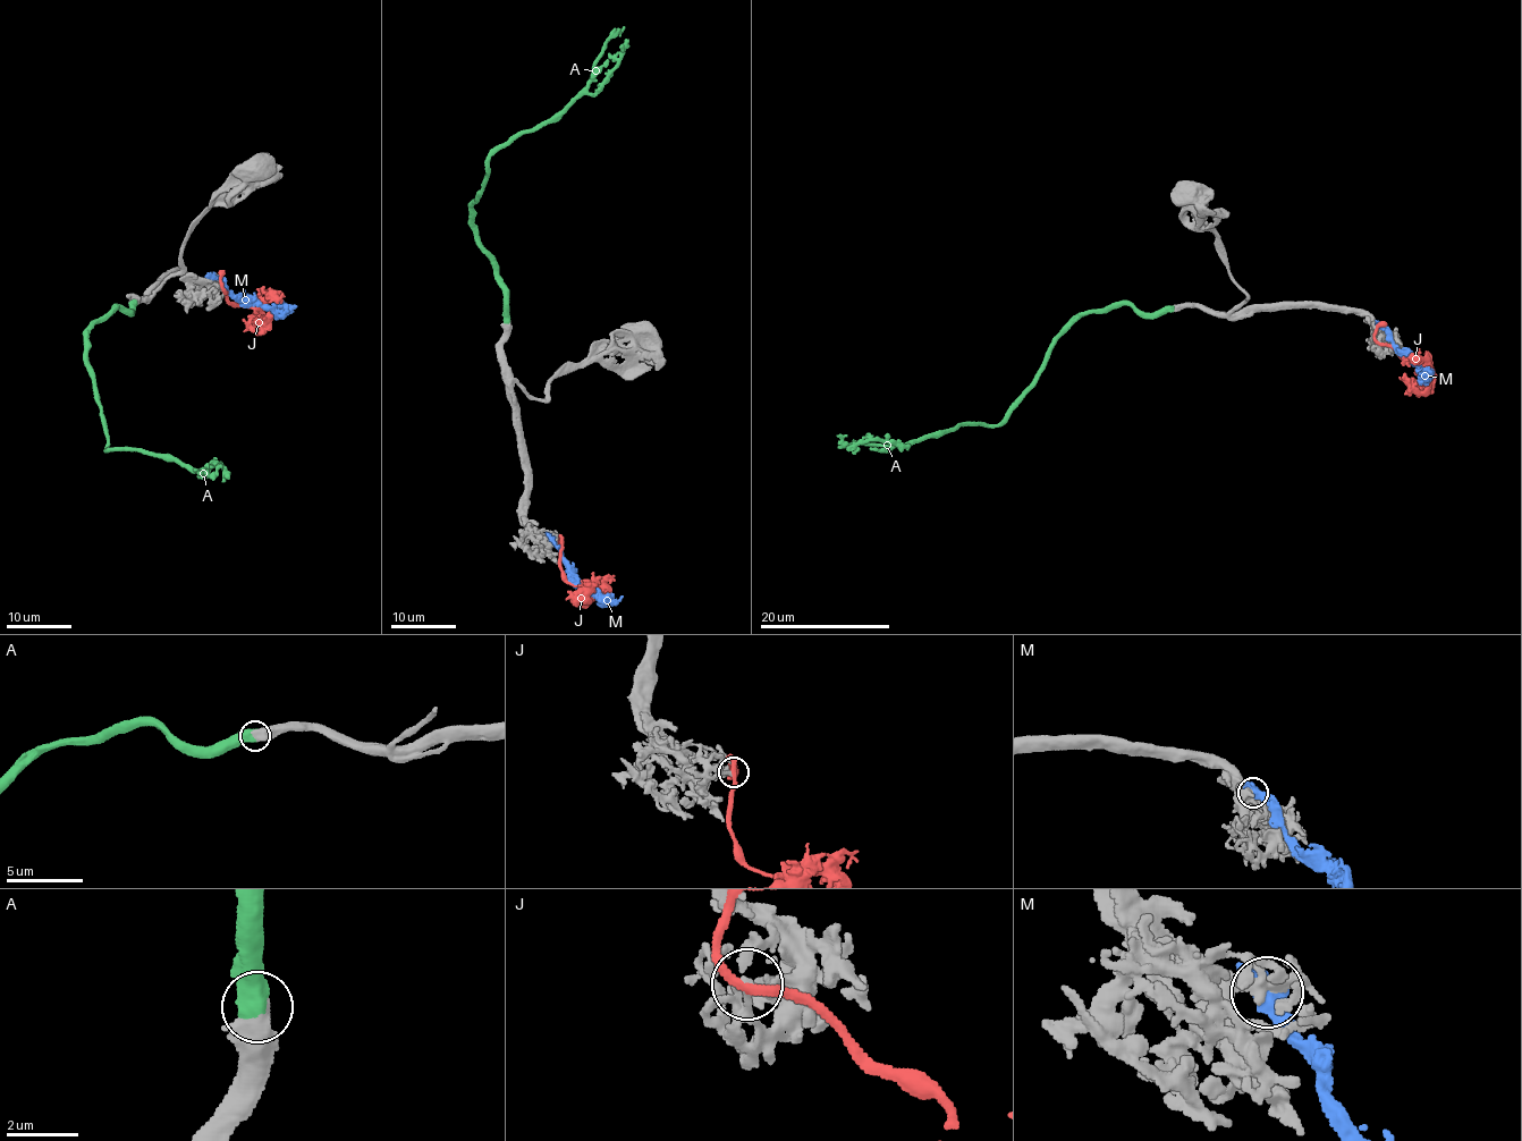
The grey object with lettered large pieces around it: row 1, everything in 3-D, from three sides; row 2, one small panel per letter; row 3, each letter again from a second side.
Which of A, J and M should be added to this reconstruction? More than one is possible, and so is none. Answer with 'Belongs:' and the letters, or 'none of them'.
Belongs: A

